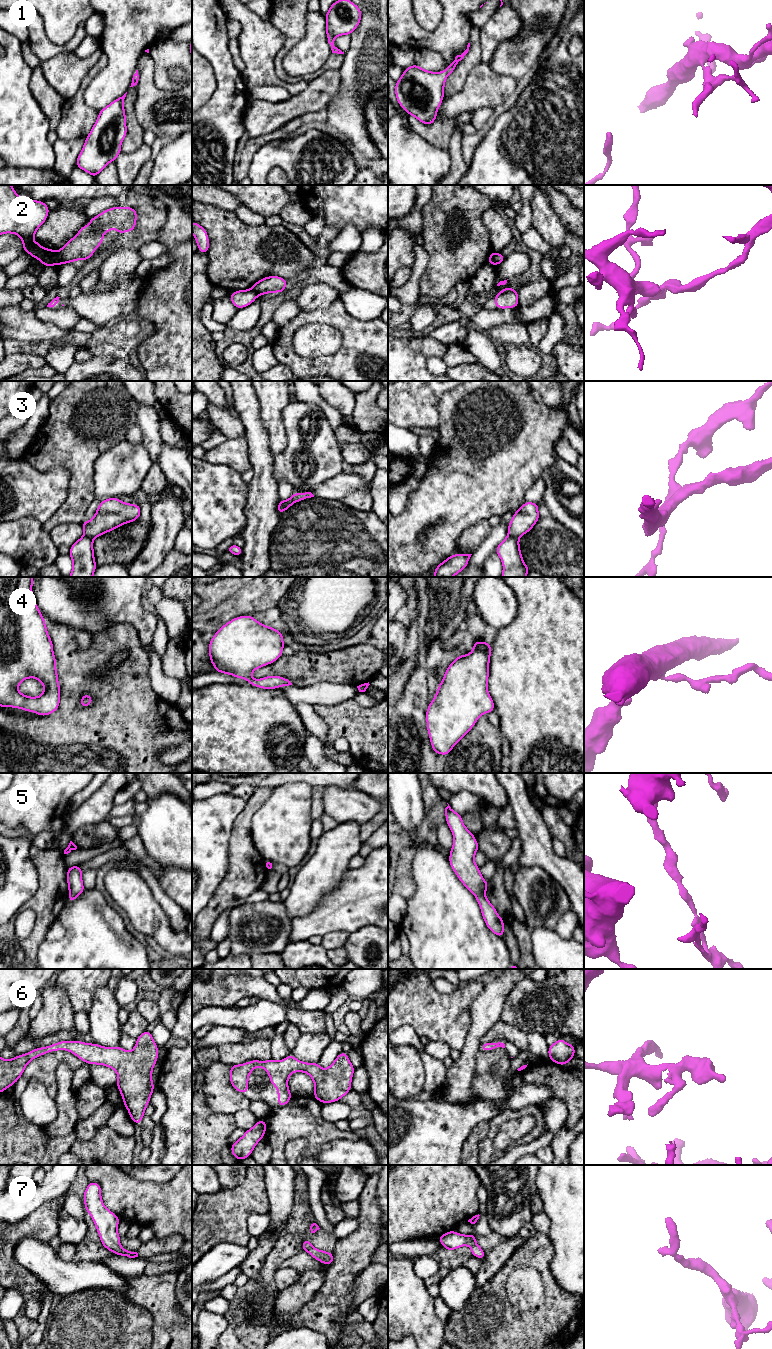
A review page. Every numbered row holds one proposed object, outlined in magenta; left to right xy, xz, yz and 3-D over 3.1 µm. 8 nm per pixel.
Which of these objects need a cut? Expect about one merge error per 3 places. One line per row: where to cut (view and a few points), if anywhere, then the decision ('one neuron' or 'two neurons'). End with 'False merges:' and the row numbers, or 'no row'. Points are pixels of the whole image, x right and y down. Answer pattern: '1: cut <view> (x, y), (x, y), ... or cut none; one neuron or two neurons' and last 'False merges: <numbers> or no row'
1: cut none; one neuron
2: cut xy (57, 252), (58, 264); two neurons
3: cut xz (285, 501), (279, 513); two neurons
4: cut none; one neuron
5: cut none; one neuron
6: cut none; one neuron
7: cut none; one neuron
False merges: 2, 3

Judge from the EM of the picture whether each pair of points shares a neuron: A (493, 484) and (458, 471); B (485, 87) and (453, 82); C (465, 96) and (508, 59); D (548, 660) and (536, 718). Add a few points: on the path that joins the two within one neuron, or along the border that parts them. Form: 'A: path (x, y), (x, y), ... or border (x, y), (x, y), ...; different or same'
A: path (484, 475), (480, 471), (467, 471); same
B: border (476, 64), (470, 71), (463, 87), (446, 97); different
C: border (487, 63), (496, 73), (507, 74), (515, 79); different
D: path (548, 674), (548, 704); same

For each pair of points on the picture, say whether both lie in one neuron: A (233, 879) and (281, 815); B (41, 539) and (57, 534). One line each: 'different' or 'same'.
A: different
B: different

